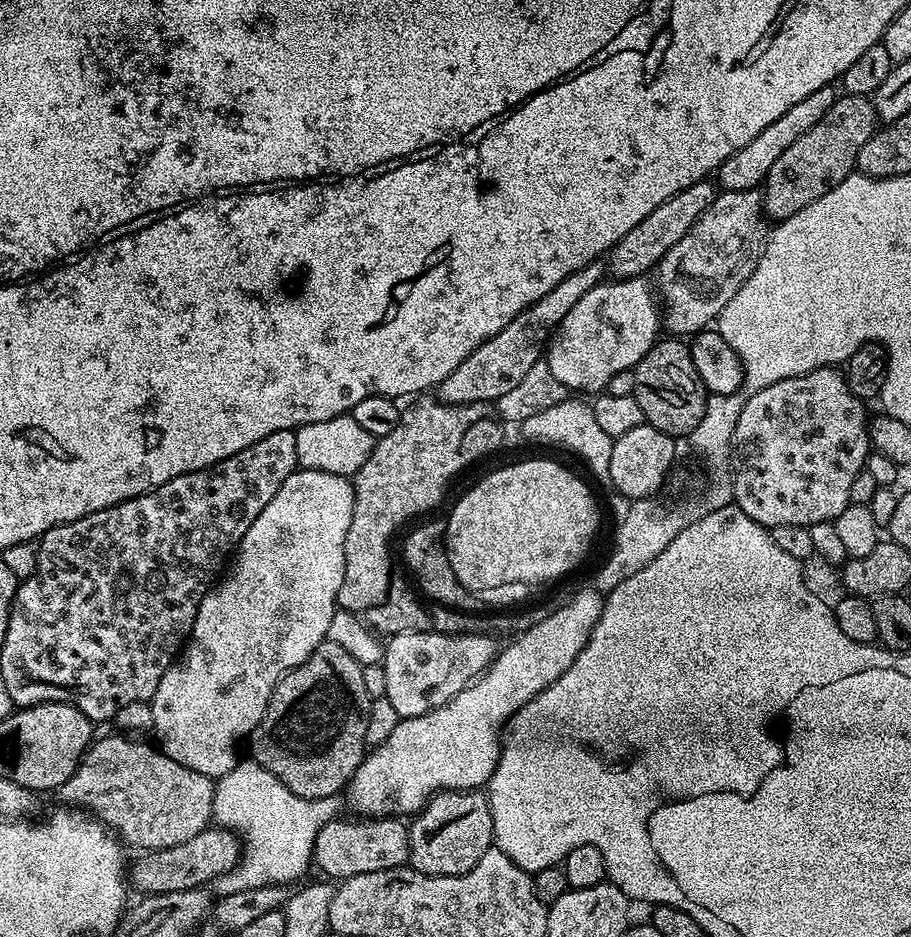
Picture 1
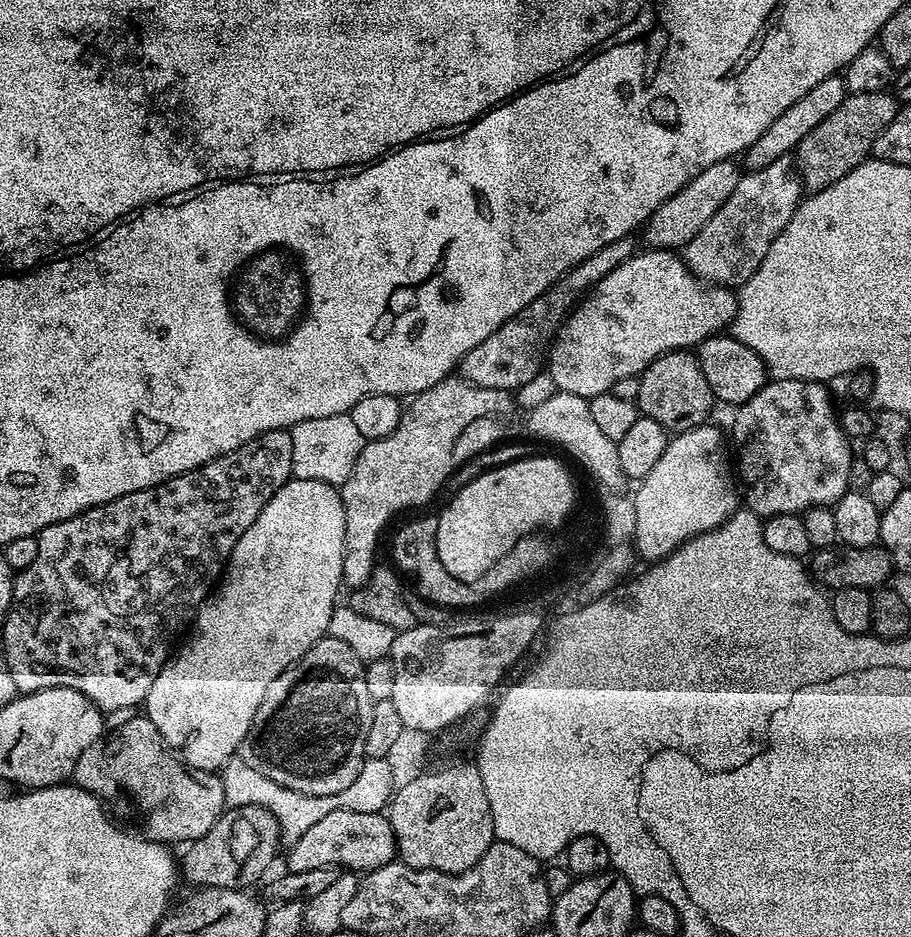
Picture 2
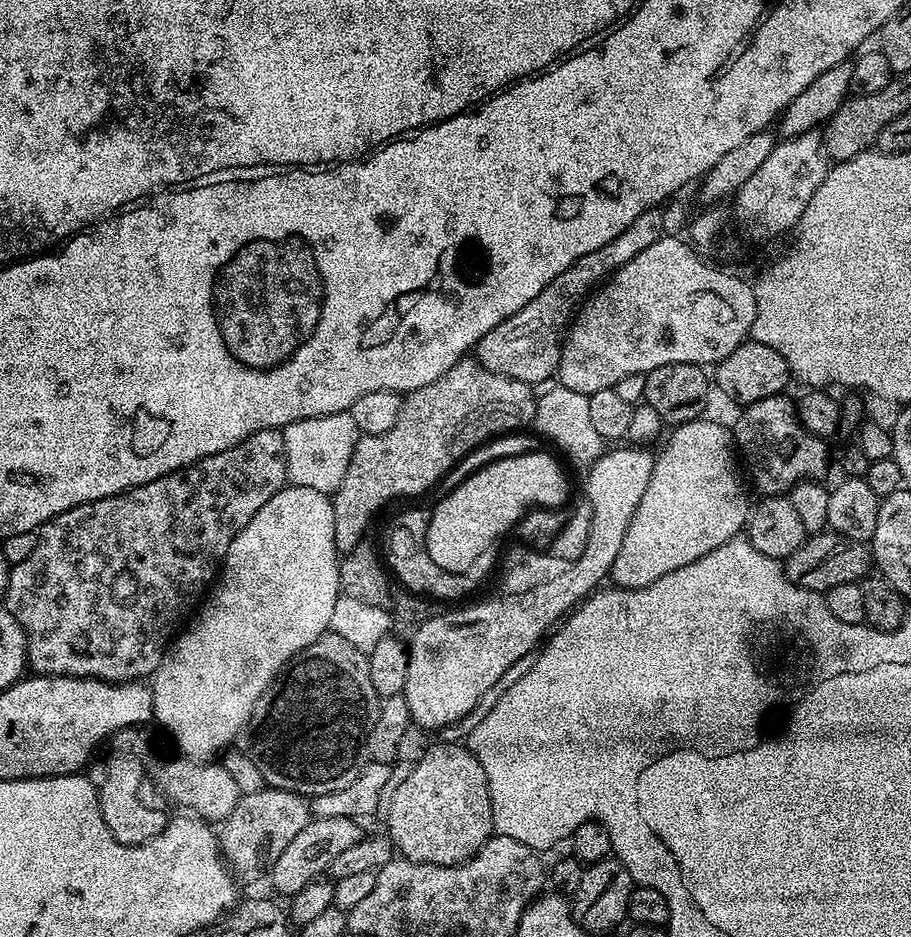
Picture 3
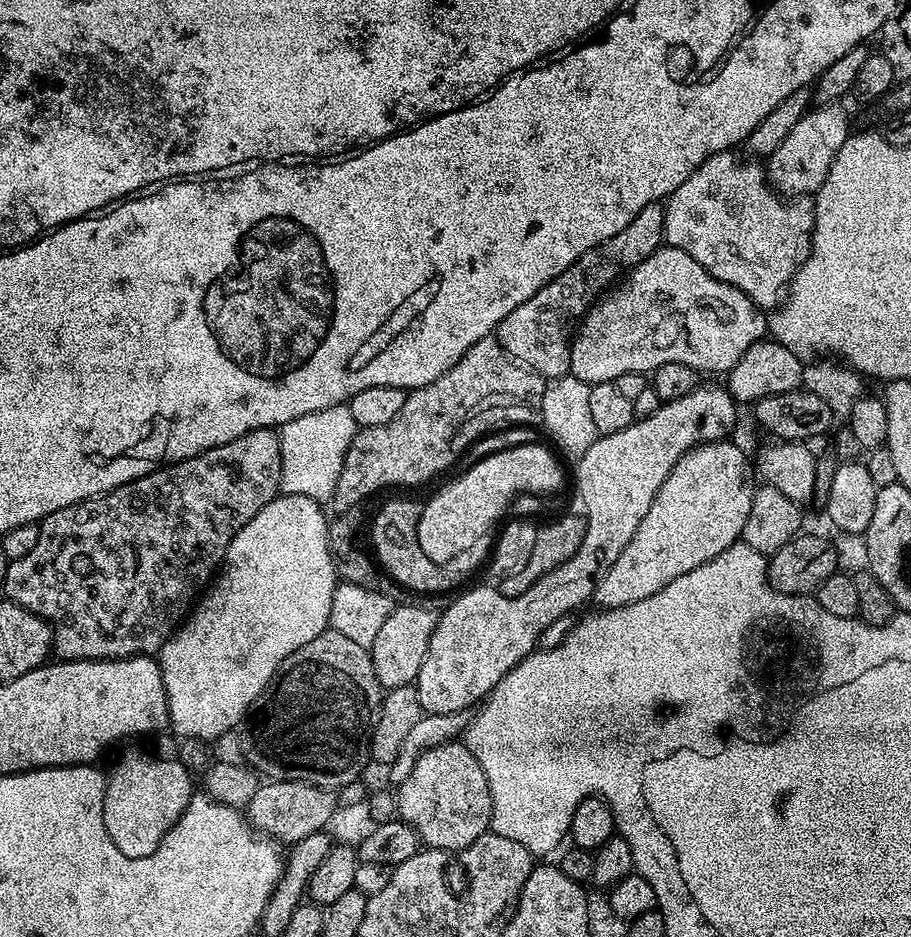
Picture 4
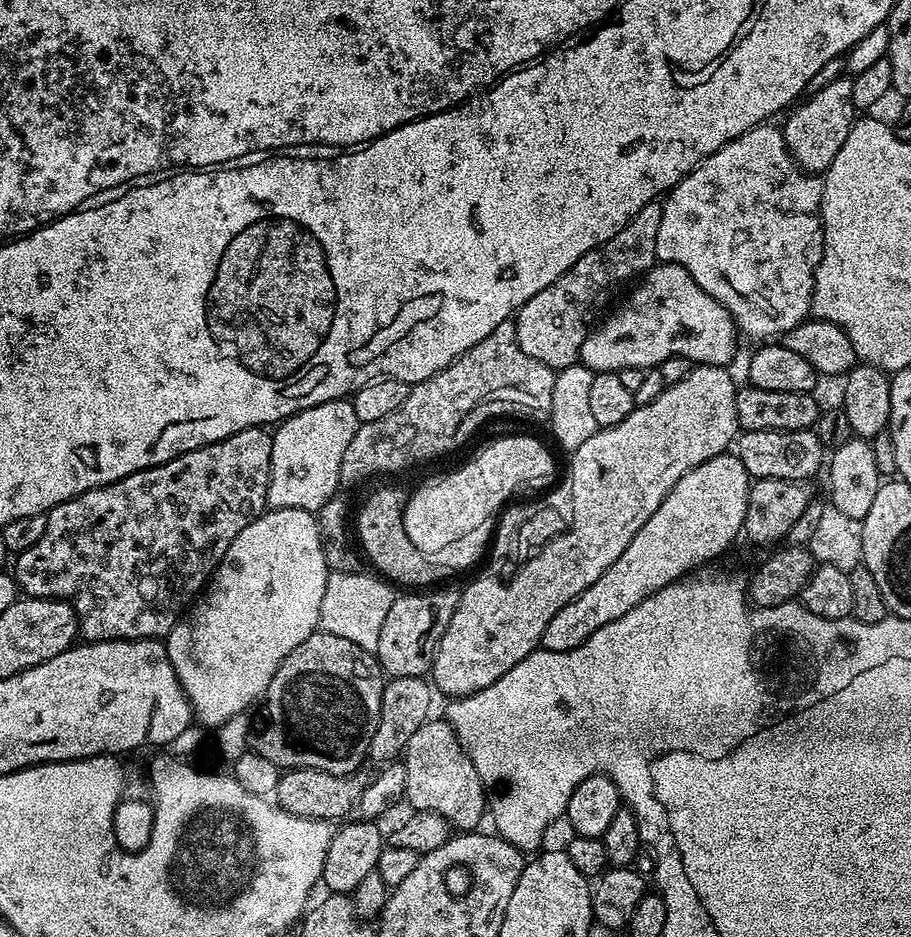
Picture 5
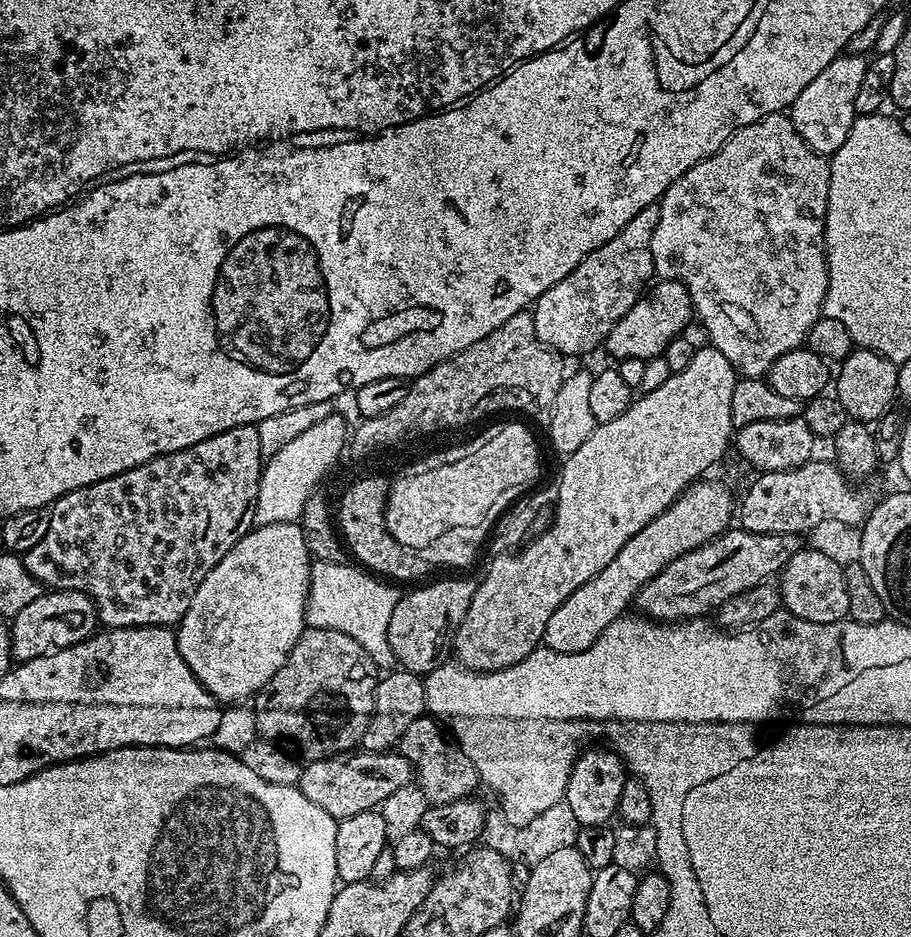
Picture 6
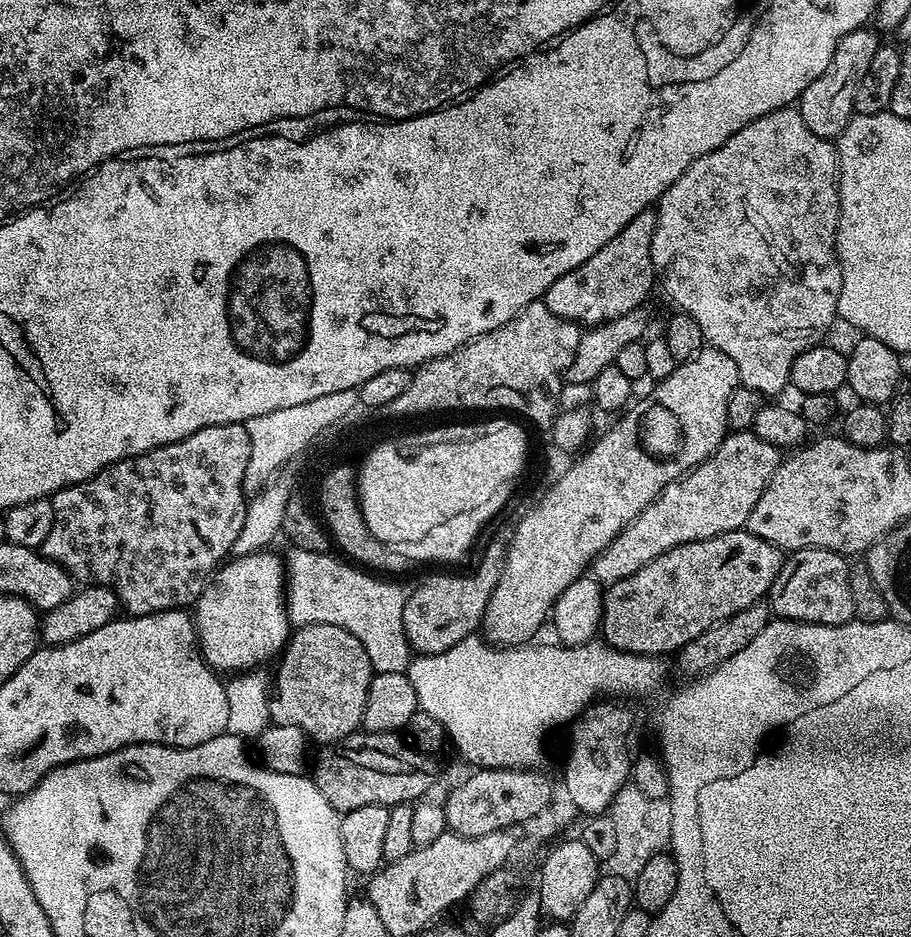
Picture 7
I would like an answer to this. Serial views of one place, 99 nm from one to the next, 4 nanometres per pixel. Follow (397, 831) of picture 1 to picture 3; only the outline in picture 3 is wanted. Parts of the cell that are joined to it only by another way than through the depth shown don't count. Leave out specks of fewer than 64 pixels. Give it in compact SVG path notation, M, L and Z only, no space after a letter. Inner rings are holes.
M312 818L308 825L303 828L282 850L269 871L269 878L272 878L273 886L286 898L296 895L303 885L317 879L321 874L327 873L330 862L342 854L342 850L350 850L362 839L362 831L357 821L353 818Z

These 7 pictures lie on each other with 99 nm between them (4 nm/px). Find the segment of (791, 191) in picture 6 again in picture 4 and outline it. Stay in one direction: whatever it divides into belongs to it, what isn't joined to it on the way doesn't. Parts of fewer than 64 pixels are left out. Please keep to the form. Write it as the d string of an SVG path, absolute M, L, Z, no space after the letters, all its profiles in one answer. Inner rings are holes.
M729 150L727 152L719 152L713 156L707 156L702 162L702 166L698 166L698 170L694 170L694 174L690 174L690 178L686 178L686 182L682 182L682 186L678 186L678 190L674 190L674 194L668 197L664 204L664 239L668 246L677 247L678 250L684 250L687 254L690 254L691 258L694 258L694 261L704 267L714 279L720 279L722 282L736 287L742 294L748 295L757 308L772 310L781 303L788 285L796 277L796 271L804 265L806 258L810 254L816 205L812 196L785 198L769 184L765 169L761 165L759 168L756 165L759 163L755 159L743 158L744 160L739 160L735 156L736 154L735 151Z

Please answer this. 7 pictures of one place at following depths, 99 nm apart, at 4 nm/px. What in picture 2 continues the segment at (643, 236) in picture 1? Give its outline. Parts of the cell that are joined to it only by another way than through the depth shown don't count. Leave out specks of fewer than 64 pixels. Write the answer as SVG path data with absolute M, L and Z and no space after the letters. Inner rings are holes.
M735 159L714 162L714 166L706 166L706 170L698 174L698 178L682 186L682 190L678 190L674 198L662 202L662 206L654 210L654 214L643 229L646 242L644 244L653 249L684 249L690 238L694 238L694 234L698 234L698 230L702 230L702 226L706 226L706 222L714 218L714 214L718 214L718 206L722 206L722 202L726 202L726 198L734 194L734 186L738 186L741 175L741 165Z

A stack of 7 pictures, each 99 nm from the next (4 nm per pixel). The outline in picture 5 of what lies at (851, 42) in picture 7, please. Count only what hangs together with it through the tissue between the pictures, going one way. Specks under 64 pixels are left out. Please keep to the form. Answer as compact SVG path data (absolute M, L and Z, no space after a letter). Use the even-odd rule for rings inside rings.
M841 78L830 82L826 90L818 90L818 94L801 99L787 116L788 121L782 124L782 131L796 165L813 174L827 172L830 162L834 162L834 154L842 150L842 142L846 142L846 134L850 134L858 116L857 108L852 105L851 79Z

